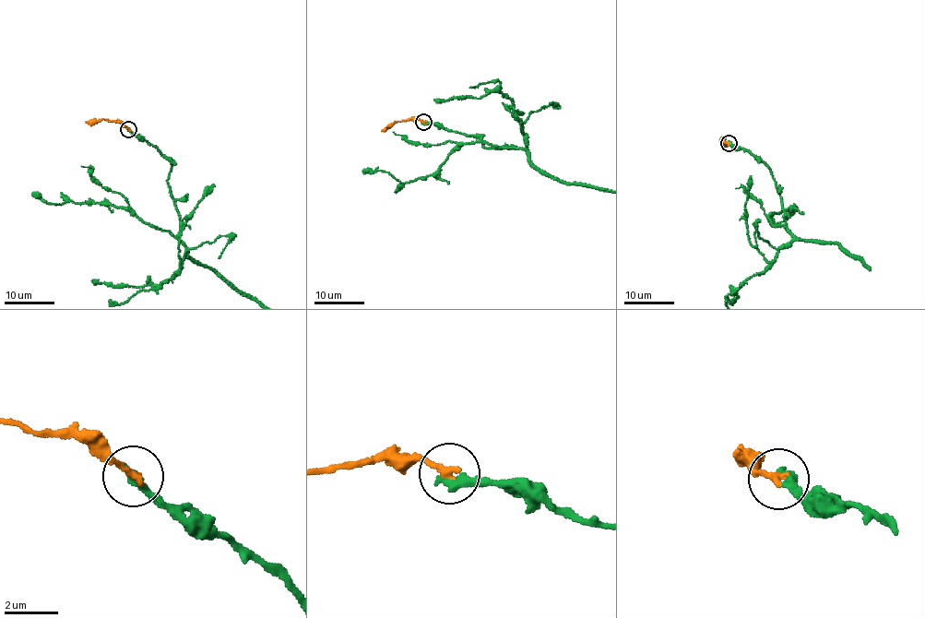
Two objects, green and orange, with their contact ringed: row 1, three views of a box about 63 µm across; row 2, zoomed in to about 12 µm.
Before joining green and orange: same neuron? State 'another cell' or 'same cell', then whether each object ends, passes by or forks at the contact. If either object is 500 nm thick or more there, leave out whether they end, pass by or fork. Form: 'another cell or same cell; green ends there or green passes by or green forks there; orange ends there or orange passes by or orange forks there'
same cell; green ends there; orange ends there

